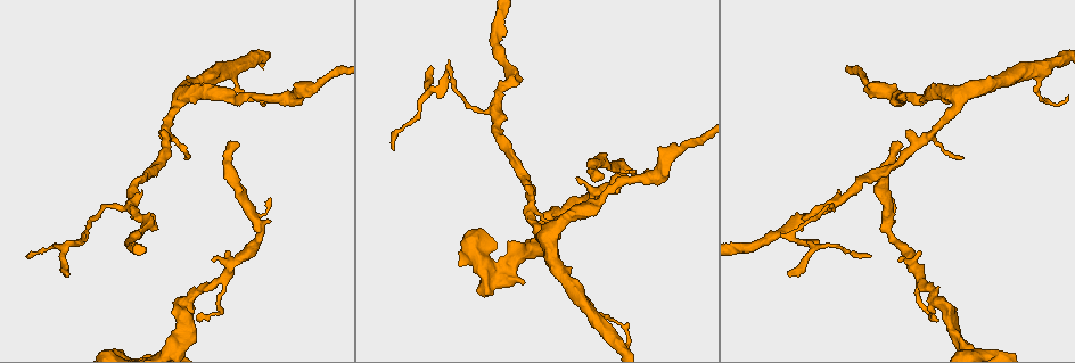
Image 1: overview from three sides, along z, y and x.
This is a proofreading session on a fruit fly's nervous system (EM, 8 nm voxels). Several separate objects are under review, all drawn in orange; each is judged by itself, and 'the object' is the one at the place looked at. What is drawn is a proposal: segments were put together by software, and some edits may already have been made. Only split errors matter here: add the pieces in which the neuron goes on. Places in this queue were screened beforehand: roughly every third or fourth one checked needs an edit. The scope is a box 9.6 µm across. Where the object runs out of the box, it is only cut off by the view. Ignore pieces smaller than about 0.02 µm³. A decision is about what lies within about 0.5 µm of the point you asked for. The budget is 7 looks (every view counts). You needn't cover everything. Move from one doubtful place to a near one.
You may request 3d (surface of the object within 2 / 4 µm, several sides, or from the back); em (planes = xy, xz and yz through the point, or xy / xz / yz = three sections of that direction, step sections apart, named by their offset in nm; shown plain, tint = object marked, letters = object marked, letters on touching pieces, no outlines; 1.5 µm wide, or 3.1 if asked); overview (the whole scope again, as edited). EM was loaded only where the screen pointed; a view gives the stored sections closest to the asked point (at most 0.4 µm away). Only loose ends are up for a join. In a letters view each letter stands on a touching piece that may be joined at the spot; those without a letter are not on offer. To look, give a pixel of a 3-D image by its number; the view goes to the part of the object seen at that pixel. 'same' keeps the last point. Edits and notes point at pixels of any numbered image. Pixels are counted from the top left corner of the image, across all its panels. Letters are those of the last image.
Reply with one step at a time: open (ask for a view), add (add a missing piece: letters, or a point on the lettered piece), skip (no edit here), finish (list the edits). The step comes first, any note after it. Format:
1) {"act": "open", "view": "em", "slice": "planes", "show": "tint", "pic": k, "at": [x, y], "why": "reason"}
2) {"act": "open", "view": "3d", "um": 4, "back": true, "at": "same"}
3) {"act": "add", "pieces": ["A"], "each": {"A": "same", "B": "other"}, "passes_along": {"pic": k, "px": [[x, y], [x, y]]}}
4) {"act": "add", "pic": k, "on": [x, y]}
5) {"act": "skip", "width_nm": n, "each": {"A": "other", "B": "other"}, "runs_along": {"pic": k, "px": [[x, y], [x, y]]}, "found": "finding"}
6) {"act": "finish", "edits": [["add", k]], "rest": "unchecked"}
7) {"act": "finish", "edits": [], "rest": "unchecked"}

{"act": "open", "view": "3d", "um": 2, "pic": 1, "at": [434, 68], "why": "thin end"}

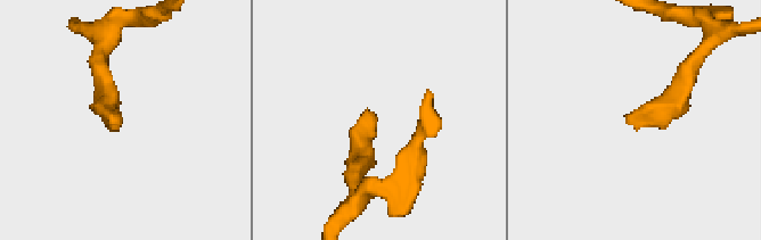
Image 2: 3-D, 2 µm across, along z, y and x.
{"act": "open", "view": "em", "slice": "planes", "show": "letters", "pic": 2, "at": [627, 123], "why": "need the tissue"}

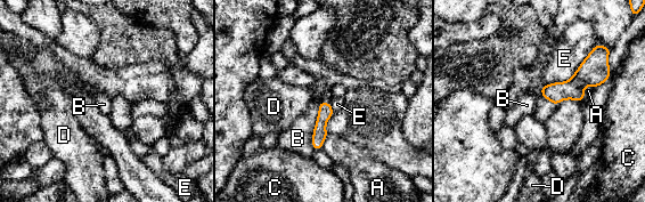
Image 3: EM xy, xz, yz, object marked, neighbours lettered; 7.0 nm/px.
{"act": "skip", "each": {"A": "other", "B": "other", "C": "other", "D": "other", "E": "other"}, "runs_along": {"pic": 3, "px": [[323, 104], [323, 118], [316, 146]]}, "found": "no lettered piece goes on from it"}

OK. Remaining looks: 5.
{"act": "open", "view": "em", "slice": "yz", "step": 4, "show": "letters", "pic": 1, "at": [901, 261], "why": "an open end"}

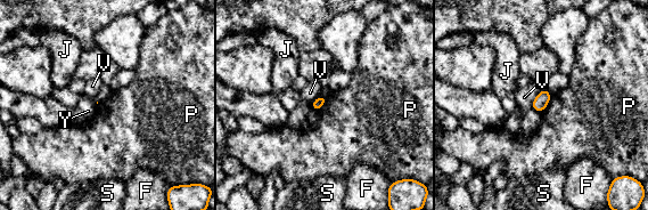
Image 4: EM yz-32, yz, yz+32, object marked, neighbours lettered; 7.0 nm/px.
{"act": "skip", "each": {"F": "other", "J": "other", "P": "other", "S": "other", "V": "other", "Y": "other"}, "border": {"pic": 4, "px": [[541, 90], [531, 107]]}, "found": "no lettered piece goes on from it"}

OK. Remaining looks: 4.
{"act": "open", "view": "em", "slice": "xy", "step": 8, "show": "tint", "pic": 1, "at": [893, 145], "why": "free end"}

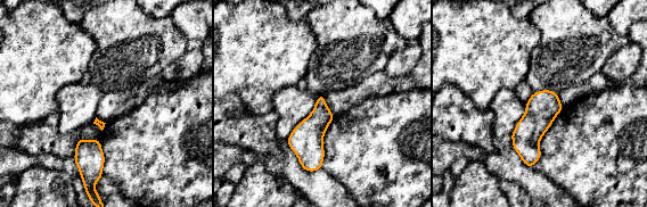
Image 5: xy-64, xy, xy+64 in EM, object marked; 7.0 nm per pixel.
{"act": "open", "view": "em", "slice": "planes", "show": "letters", "at": "same"}

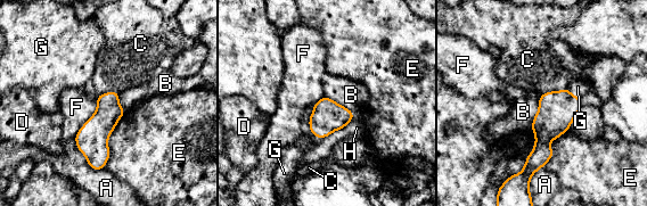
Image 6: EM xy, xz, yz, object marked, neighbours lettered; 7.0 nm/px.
{"act": "add", "pieces": ["G"], "width_nm": 180, "each": {"A": "other", "B": "other", "C": "other", "D": "other", "E": "other", "F": "other", "G": "same", "H": "other"}, "passes_along": {"pic": 6, "px": [[557, 109], [573, 95], [578, 87]]}, "found": "it goes on there"}

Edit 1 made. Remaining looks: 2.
{"act": "finish", "edits": [["add", 6]], "rest": "unchecked"}

